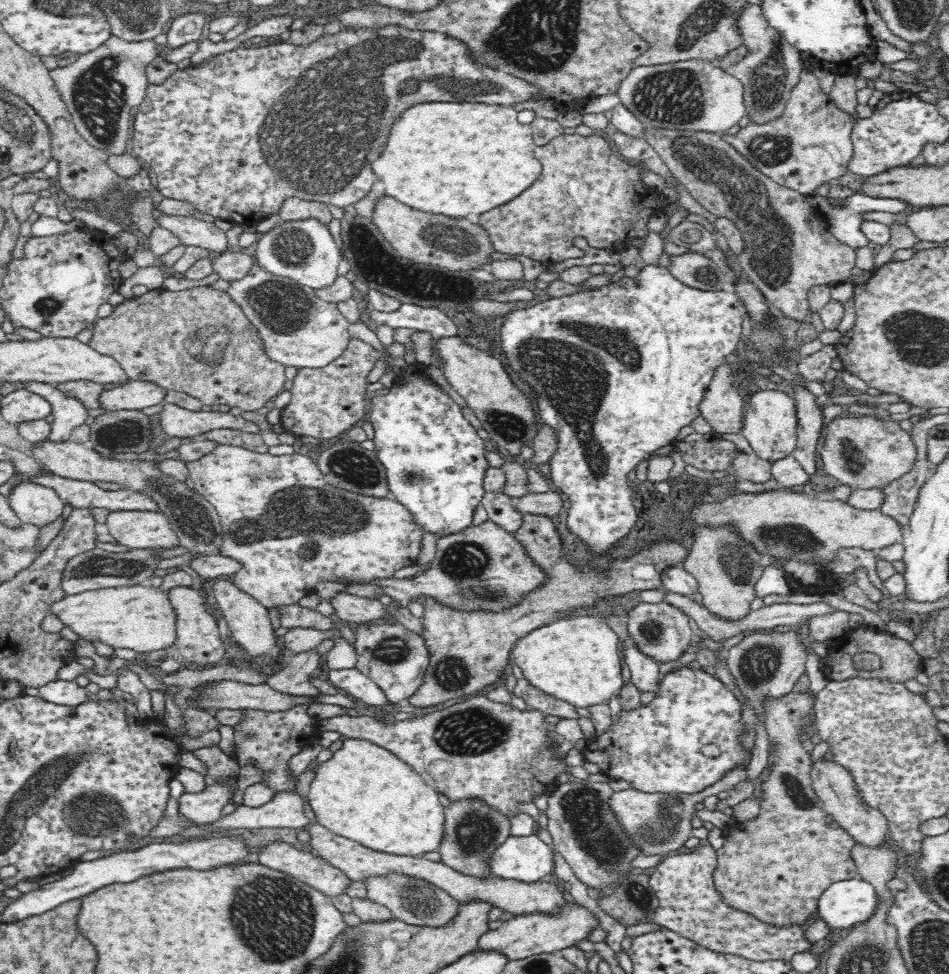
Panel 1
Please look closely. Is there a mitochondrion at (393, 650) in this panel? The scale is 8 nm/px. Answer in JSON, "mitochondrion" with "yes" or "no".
{"mitochondrion":"yes"}

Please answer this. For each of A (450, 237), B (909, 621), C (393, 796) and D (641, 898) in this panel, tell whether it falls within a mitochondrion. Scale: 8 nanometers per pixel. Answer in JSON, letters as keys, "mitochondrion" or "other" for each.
{"A":"mitochondrion","B":"other","C":"other","D":"mitochondrion"}

